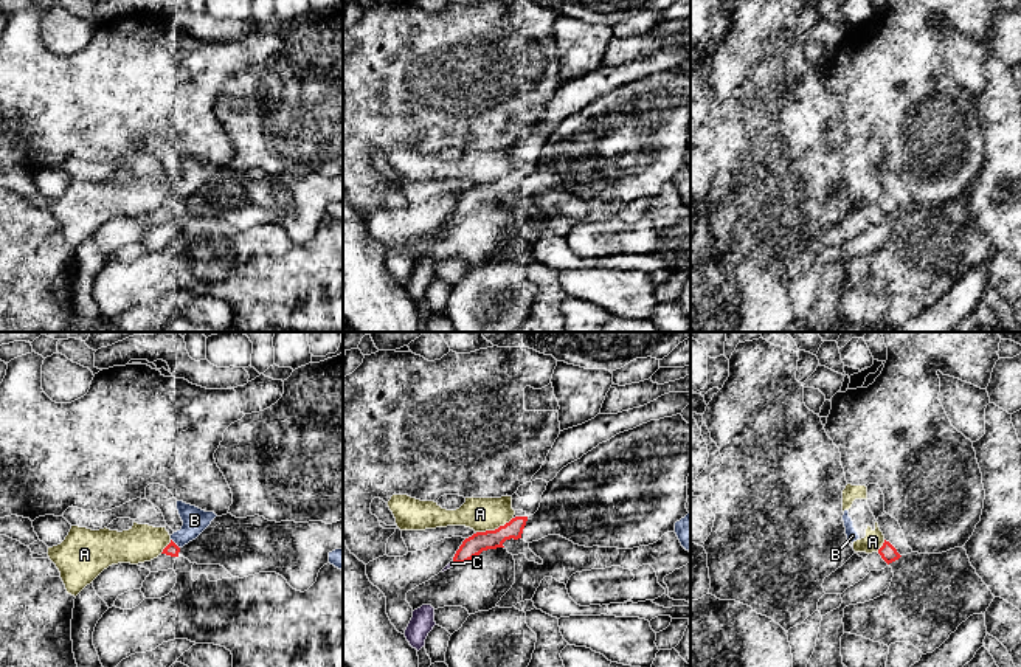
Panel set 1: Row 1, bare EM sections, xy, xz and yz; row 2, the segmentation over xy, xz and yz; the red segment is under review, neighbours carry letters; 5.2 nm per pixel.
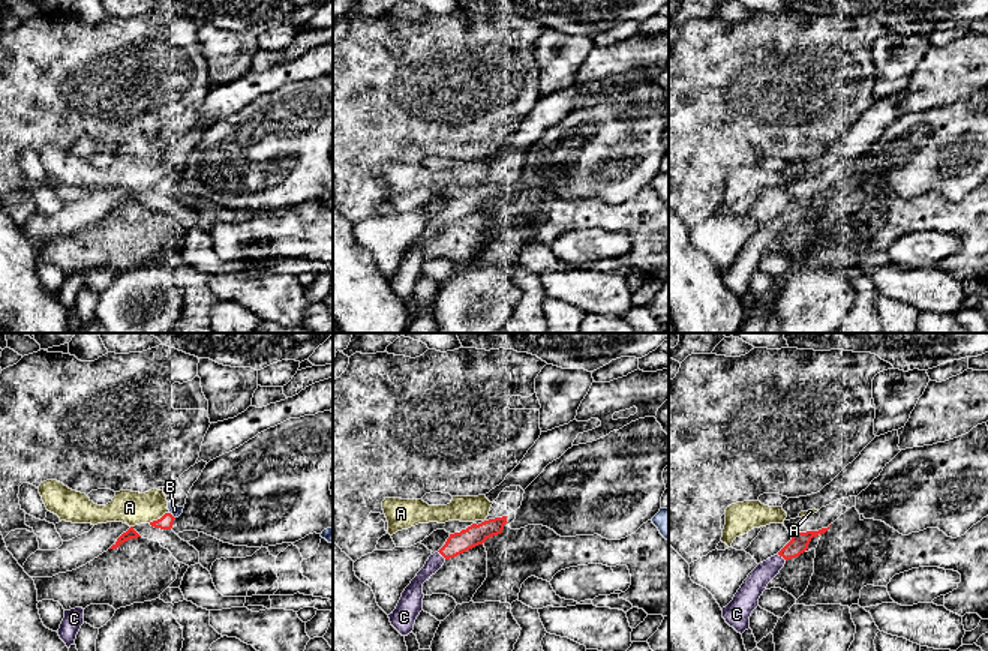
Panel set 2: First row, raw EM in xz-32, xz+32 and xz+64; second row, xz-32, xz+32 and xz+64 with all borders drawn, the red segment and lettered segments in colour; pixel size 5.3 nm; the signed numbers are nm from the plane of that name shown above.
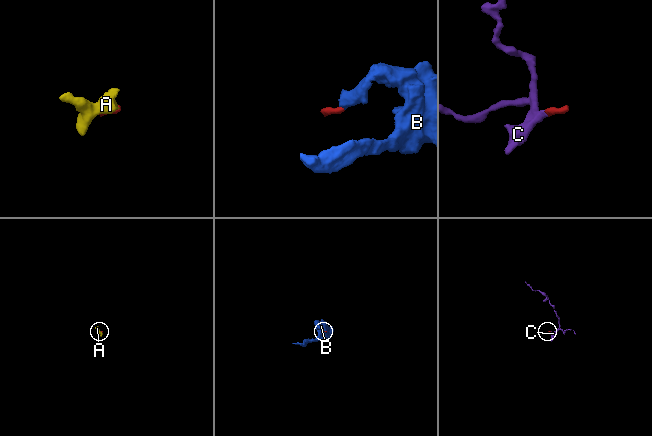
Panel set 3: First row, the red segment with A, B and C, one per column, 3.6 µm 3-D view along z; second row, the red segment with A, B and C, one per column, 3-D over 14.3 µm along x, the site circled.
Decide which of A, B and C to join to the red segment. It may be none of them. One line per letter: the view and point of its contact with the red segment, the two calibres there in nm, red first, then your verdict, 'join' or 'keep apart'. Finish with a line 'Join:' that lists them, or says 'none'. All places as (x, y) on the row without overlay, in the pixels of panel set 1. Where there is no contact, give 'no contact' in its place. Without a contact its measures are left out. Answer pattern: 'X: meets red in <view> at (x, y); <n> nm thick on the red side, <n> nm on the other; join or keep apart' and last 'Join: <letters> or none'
A: meets red in xz at (495, 182); 110 nm thick on the red side, 180 nm on the other; keep apart
B: meets red in xy at (174, 196); 70 nm thick on the red side, 130 nm on the other; keep apart
C: meets red in xz at (455, 214); 110 nm thick on the red side, 30 nm on the other; join
Join: C

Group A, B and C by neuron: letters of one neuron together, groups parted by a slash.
A B / C

